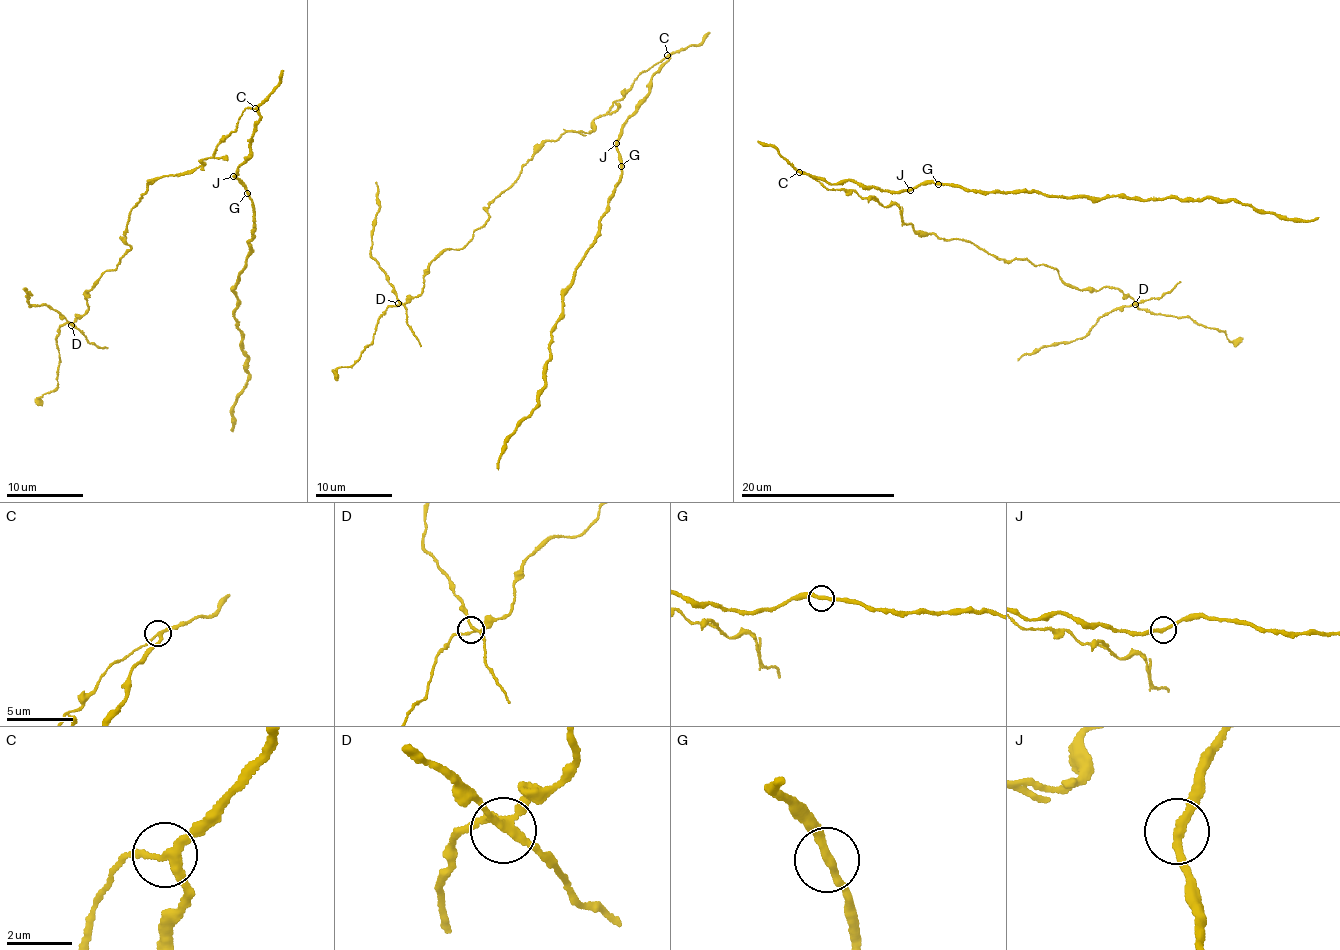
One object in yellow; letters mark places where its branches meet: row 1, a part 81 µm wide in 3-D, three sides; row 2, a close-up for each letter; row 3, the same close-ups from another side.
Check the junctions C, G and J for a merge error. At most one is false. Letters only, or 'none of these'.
C

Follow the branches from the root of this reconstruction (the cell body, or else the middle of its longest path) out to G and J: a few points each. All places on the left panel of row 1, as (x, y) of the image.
G: (250, 108), (258, 113), (260, 122), (251, 137), (250, 155), (238, 167), (239, 175), (234, 176), (247, 193)
J: (250, 108), (258, 113), (260, 122), (251, 137), (250, 155), (238, 167), (238, 175), (233, 176)

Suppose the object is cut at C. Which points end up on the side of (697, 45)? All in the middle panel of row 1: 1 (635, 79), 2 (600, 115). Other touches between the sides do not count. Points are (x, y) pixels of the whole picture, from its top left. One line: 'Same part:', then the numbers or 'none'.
Same part: none

